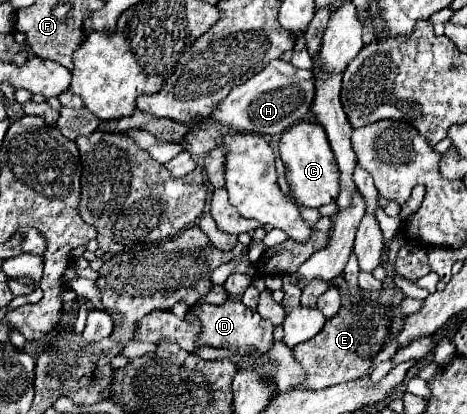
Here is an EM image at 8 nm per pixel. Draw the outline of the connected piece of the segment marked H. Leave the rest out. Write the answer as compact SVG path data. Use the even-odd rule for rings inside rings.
M273 60L265 70L249 78L245 84L235 86L231 94L215 108L211 122L221 122L239 132L257 134L281 134L295 122L303 120L311 112L311 102L315 98L315 80L311 70L299 70L289 62Z

